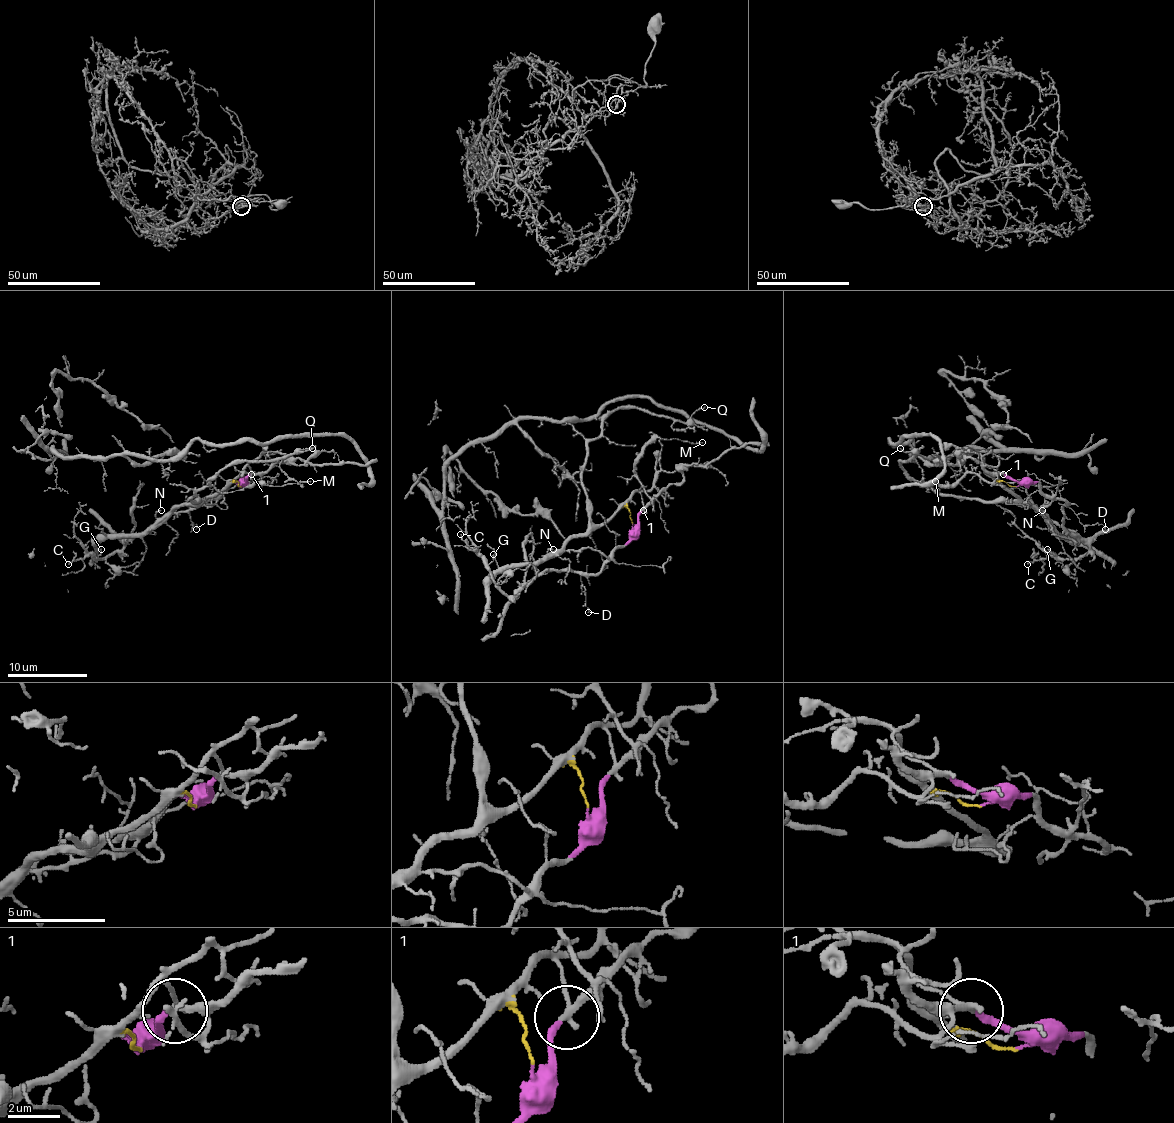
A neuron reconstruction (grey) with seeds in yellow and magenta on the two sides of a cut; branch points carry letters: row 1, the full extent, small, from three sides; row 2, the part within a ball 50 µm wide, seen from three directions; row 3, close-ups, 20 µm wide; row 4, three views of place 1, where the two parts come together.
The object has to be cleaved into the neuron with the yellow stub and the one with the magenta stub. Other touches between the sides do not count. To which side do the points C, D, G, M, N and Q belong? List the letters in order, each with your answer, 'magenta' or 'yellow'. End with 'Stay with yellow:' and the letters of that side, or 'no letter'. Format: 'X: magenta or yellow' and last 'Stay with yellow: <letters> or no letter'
C: magenta
D: magenta
G: magenta
M: magenta
N: yellow
Q: yellow
Stay with yellow: N, Q

